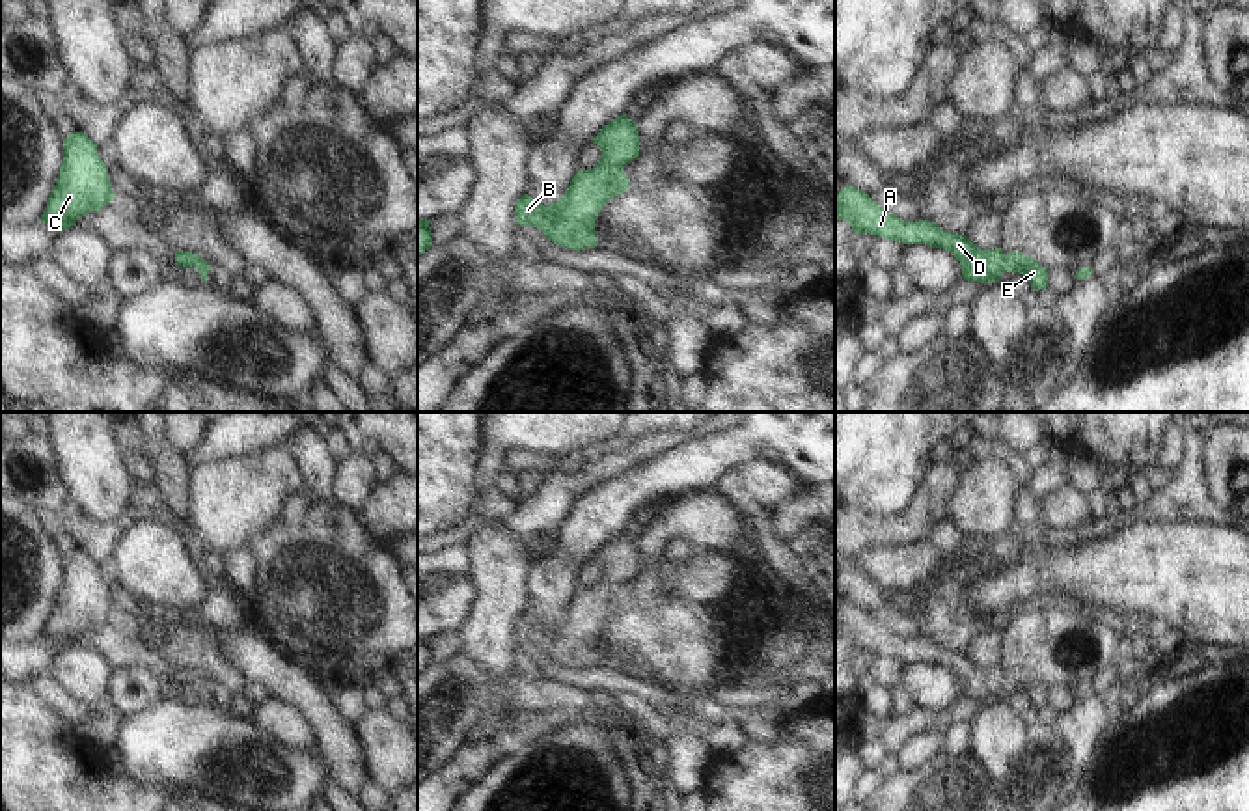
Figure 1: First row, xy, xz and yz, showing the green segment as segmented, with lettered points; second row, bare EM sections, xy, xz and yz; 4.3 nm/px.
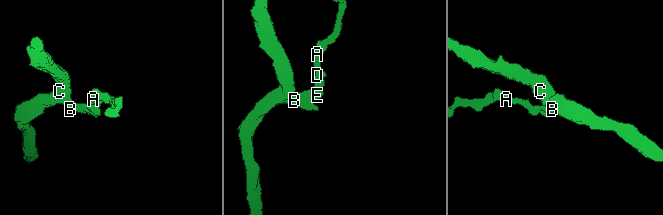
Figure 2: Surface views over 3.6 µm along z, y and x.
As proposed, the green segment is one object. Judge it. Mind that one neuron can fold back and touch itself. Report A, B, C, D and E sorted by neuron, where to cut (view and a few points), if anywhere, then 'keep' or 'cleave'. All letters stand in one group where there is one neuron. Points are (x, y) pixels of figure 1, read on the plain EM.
groups A B C D E; cut none; keep

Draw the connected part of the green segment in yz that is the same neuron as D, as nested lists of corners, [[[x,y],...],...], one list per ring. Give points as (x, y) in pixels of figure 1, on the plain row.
[[[846,604],[835,613],[835,636],[852,643],[854,651],[869,651],[902,662],[926,662],[951,669],[962,682],[968,699],[999,699],[1005,688],[1023,692],[1035,708],[1048,705],[1048,686],[1022,669],[1003,671],[1001,666],[979,667],[966,653],[943,649],[938,641],[904,639],[889,632],[869,612]]]

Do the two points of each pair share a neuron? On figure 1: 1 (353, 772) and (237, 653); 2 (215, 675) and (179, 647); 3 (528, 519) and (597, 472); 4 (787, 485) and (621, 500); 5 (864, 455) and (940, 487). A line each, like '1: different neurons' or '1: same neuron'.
1: same neuron
2: same neuron
3: same neuron
4: different neurons
5: different neurons

